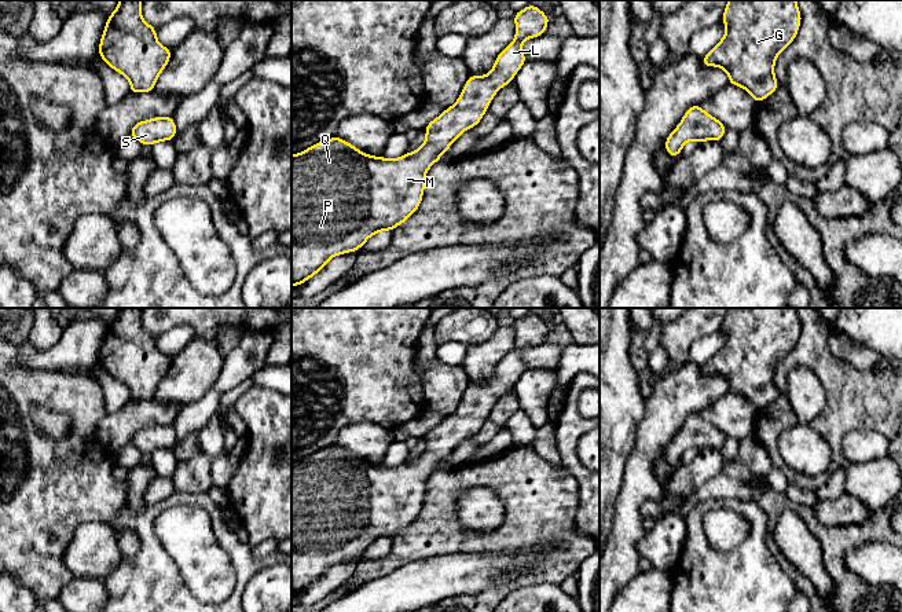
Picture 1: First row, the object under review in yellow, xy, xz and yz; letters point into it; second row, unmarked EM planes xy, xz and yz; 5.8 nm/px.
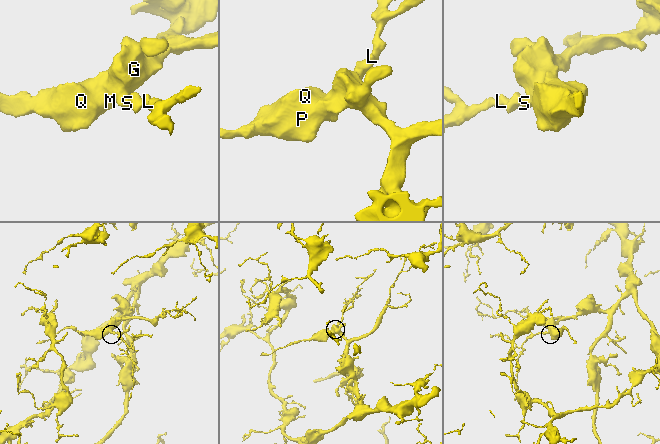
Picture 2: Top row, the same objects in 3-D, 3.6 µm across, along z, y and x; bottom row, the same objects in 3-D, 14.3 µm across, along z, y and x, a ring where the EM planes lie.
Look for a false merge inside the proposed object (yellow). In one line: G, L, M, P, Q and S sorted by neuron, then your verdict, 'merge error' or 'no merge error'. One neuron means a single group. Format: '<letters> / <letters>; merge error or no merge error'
G L M P Q S; no merge error

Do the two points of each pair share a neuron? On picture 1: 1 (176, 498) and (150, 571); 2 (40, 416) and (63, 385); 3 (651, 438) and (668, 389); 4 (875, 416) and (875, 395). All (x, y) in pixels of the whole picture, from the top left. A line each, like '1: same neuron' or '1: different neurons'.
1: same neuron
2: different neurons
3: same neuron
4: same neuron

